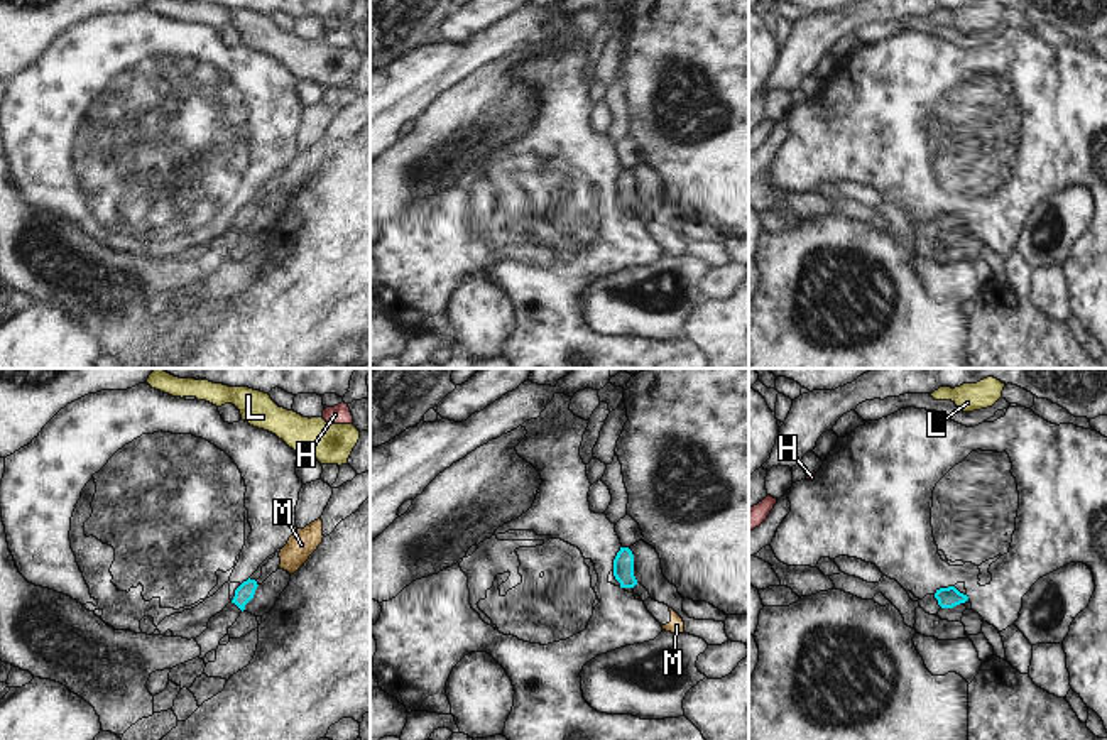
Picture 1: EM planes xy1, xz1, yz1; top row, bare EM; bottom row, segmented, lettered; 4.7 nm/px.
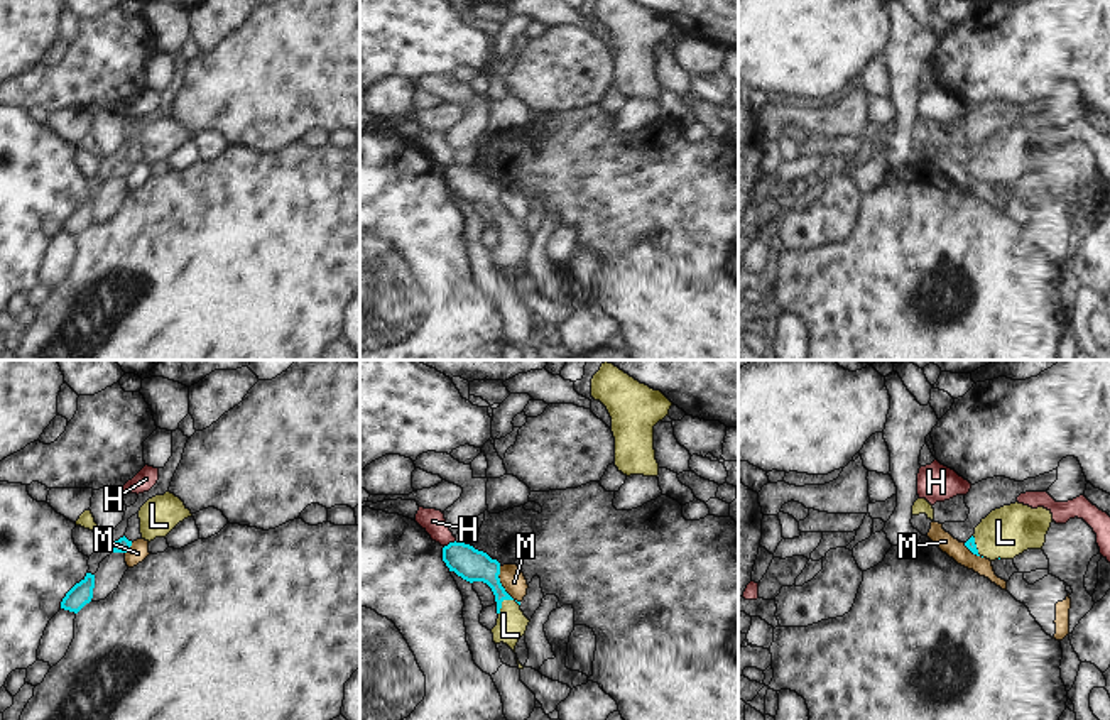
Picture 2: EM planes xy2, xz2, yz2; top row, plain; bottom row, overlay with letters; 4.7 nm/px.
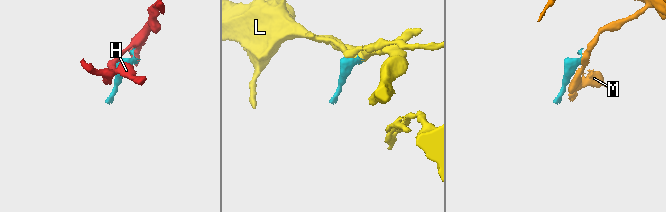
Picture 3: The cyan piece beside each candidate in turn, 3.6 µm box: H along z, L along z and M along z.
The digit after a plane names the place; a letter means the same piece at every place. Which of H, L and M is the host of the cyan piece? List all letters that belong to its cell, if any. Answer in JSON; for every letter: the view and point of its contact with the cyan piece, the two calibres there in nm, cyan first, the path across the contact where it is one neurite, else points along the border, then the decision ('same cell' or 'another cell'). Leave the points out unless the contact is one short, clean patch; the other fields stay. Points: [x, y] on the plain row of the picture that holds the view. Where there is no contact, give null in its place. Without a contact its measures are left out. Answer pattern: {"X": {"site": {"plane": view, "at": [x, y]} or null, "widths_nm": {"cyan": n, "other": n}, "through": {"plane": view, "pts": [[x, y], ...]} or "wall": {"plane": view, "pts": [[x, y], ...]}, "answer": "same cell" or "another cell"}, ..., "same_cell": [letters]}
{"H": {"site": {"plane": "xz2", "at": [450, 164]}, "widths_nm": {"cyan": 160, "other": 110}, "wall": {"plane": "xz2", "pts": [[455, 161], [445, 168]]}, "answer": "another cell"}, "L": {"site": {"plane": "xz2", "at": [504, 220]}, "widths_nm": {"cyan": 160, "other": 140}, "through": {"plane": "xz2", "pts": [[472, 186], [495, 207], [504, 220], [511, 247]]}, "answer": "same cell"}, "M": {"site": {"plane": "xz2", "at": [500, 207]}, "widths_nm": {"cyan": 160, "other": 120}, "wall": {"plane": "xz2", "pts": [[499, 188], [500, 207], [519, 223]]}, "answer": "another cell"}, "same_cell": ["L"]}

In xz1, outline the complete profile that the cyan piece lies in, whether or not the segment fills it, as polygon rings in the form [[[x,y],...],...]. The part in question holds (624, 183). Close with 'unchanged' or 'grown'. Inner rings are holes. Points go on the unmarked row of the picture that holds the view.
[[[620,169],[613,181],[613,198],[620,209],[634,209],[637,201],[634,198],[634,176],[629,169]]] | unchanged

